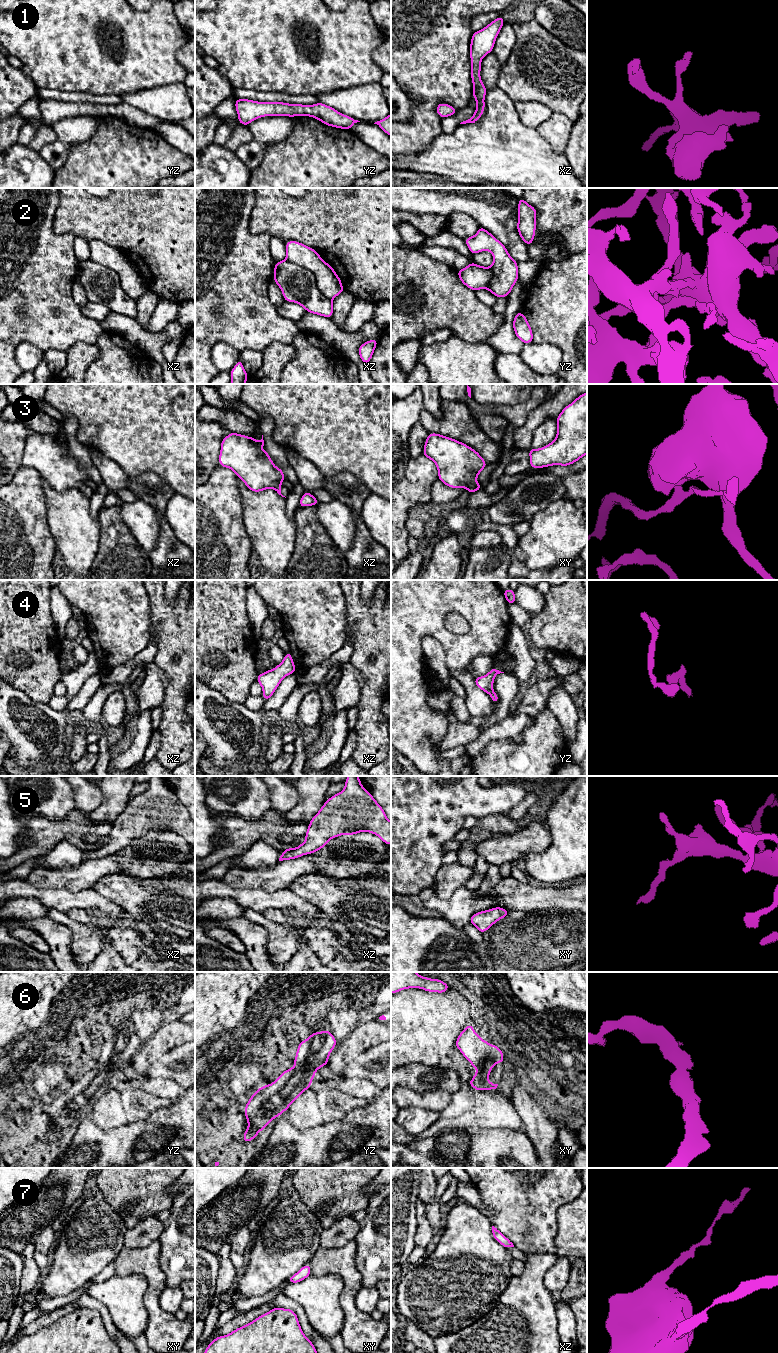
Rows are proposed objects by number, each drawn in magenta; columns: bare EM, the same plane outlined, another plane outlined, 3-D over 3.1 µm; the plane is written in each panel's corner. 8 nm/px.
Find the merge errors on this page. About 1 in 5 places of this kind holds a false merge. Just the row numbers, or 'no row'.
3

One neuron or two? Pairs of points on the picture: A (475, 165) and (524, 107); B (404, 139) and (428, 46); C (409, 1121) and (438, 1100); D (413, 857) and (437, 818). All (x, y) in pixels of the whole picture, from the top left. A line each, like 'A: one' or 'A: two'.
A: two
B: one
C: two
D: one

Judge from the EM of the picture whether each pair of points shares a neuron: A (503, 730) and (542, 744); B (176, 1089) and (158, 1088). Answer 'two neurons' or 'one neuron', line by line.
A: two neurons
B: one neuron

